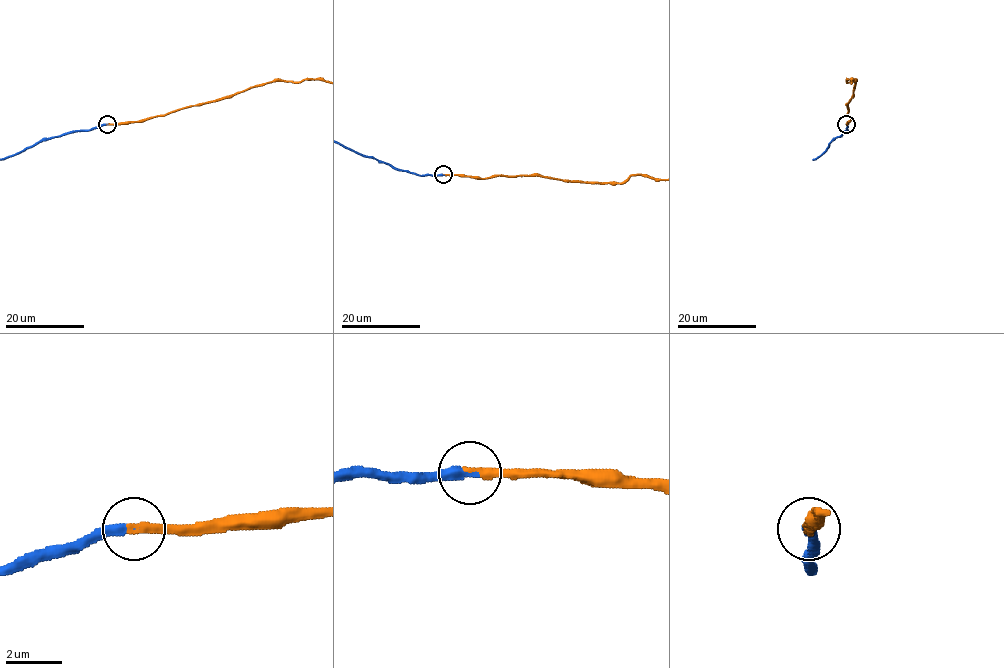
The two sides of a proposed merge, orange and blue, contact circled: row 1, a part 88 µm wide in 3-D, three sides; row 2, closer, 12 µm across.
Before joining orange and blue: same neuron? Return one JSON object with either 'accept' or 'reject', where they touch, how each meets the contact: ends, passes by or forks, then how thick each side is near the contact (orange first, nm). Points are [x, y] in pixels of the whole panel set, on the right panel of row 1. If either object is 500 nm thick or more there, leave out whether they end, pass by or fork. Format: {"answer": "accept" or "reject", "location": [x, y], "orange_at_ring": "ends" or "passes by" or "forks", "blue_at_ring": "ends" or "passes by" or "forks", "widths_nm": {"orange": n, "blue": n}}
{"answer": "accept", "location": [846, 124], "orange_at_ring": "ends", "blue_at_ring": "ends", "widths_nm": {"orange": 280, "blue": 400}}

